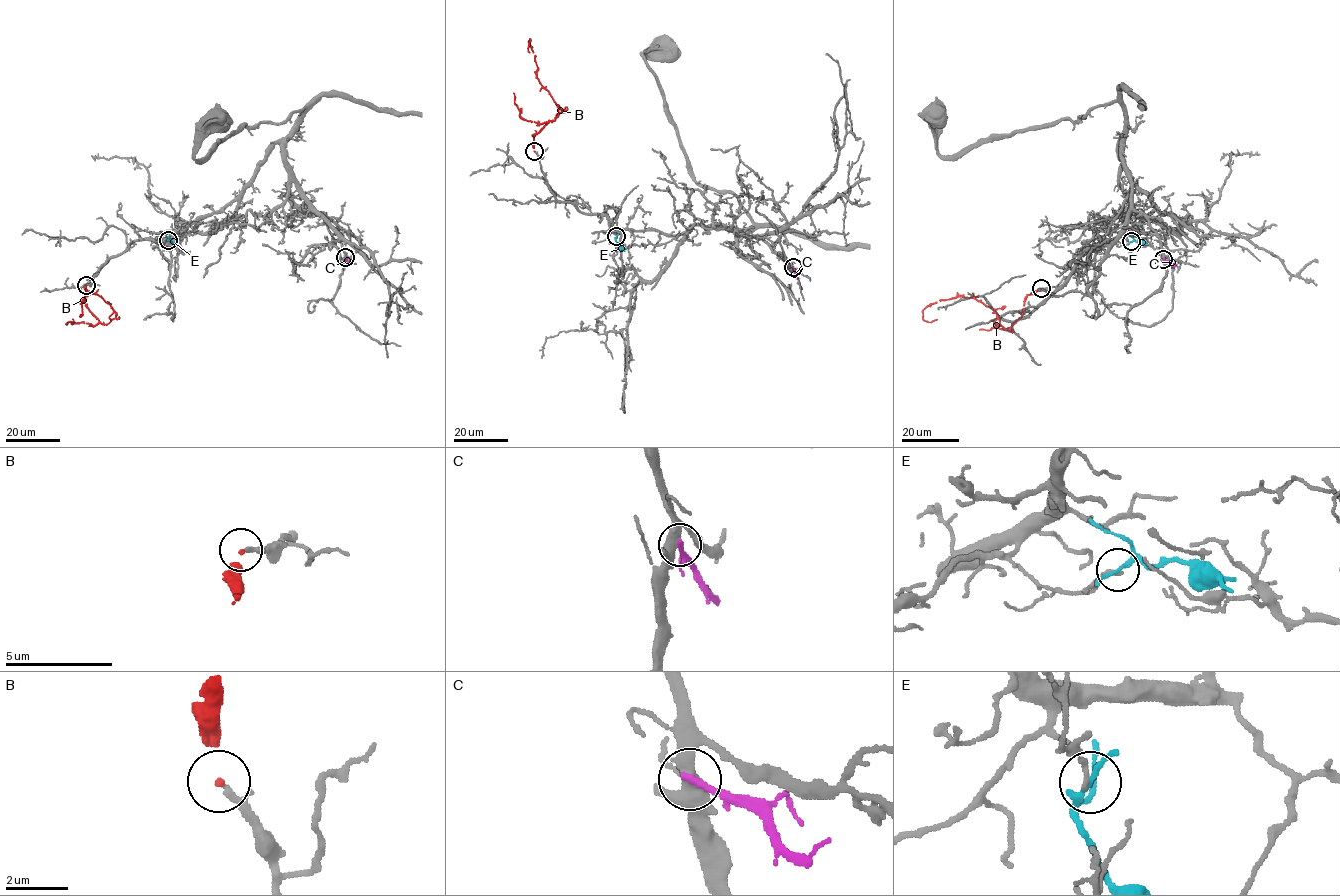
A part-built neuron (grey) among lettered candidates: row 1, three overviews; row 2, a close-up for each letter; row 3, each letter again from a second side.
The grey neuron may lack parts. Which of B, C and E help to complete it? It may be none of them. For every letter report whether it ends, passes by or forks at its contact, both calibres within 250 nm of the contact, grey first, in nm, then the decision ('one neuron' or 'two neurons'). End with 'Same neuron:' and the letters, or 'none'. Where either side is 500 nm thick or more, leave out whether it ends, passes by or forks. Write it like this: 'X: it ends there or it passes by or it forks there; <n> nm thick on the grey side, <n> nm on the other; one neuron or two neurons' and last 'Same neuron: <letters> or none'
B: it ends there; 200 nm thick on the grey side, 130 nm on the other; two neurons
C: it ends there; 440 nm thick on the grey side, 240 nm on the other; two neurons
E: it passes by; 170 nm thick on the grey side, 190 nm on the other; two neurons
Same neuron: none

